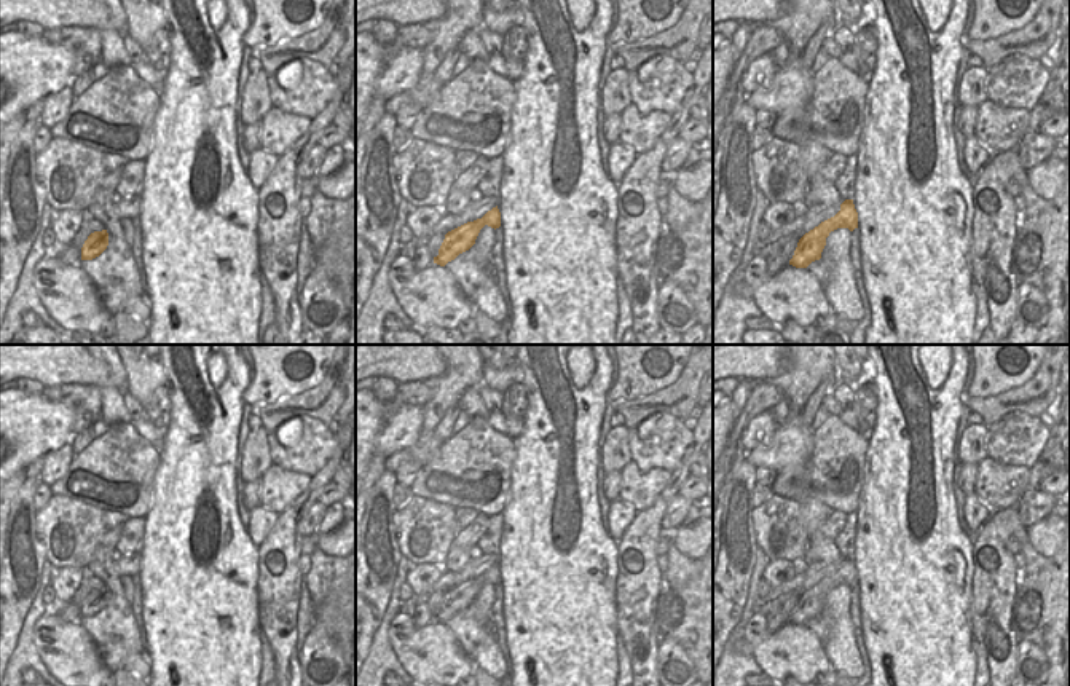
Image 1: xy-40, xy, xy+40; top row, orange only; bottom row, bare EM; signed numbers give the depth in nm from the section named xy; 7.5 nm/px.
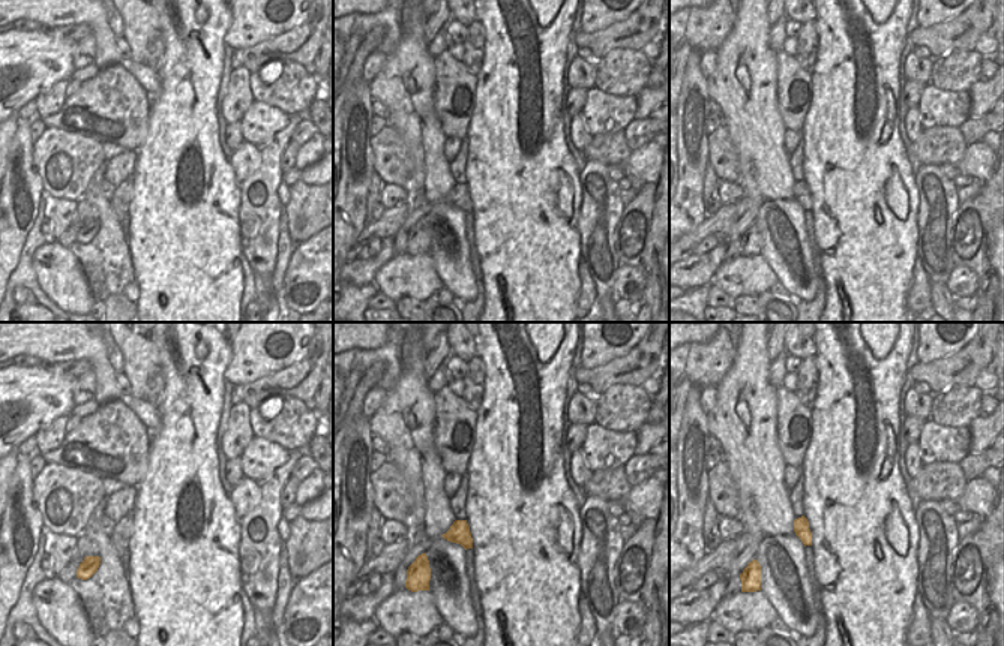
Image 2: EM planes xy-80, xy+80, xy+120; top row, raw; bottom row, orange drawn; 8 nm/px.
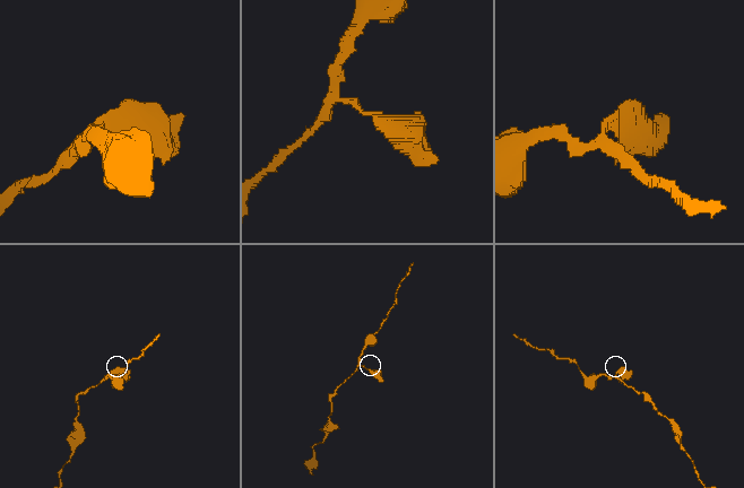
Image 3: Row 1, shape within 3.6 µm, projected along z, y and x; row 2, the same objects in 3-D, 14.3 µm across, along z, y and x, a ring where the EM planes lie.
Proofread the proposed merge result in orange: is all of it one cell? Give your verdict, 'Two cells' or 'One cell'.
One cell

